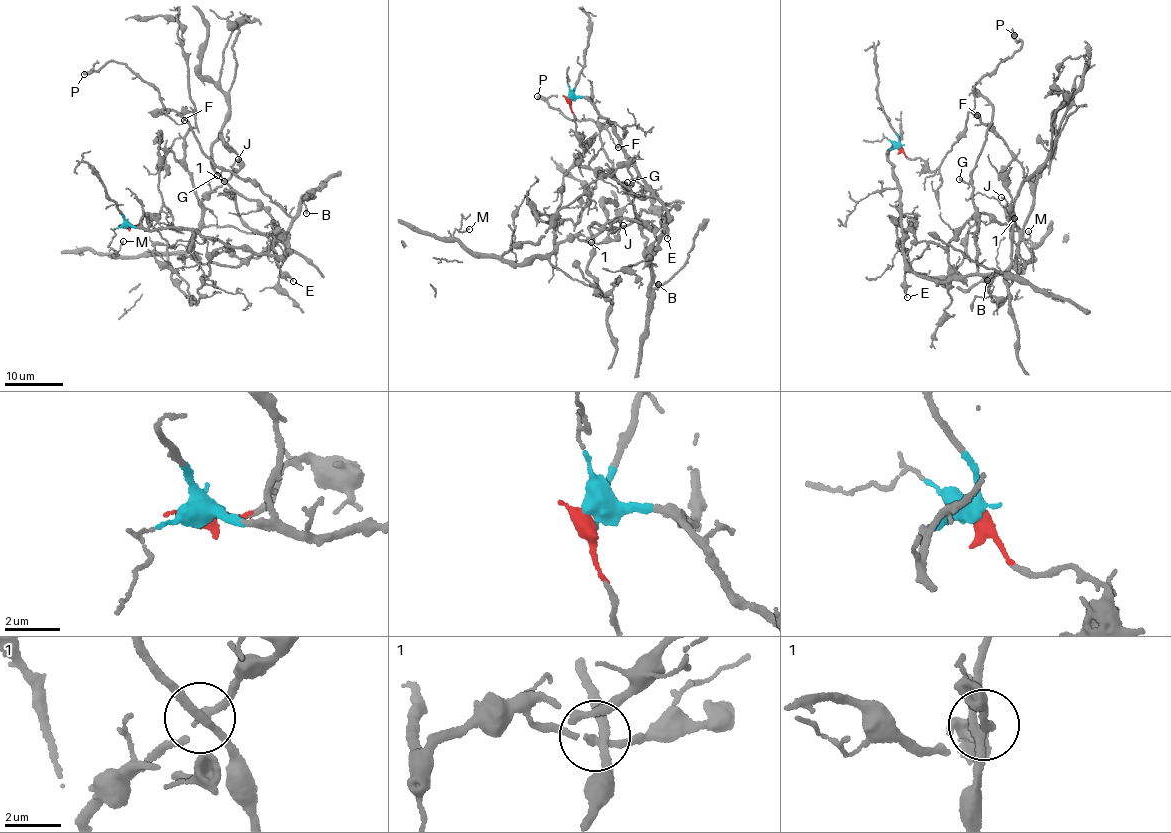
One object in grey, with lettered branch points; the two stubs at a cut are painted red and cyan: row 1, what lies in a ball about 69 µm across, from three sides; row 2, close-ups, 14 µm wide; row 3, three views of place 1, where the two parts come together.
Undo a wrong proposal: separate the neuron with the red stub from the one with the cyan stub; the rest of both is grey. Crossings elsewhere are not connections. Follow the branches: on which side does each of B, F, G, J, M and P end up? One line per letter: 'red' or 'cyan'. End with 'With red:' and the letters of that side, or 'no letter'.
B: cyan
F: cyan
G: cyan
J: red
M: red
P: cyan
With red: J, M

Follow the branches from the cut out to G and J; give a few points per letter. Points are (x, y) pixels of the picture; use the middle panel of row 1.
G: (569, 98), (590, 100), (615, 127), (624, 152), (663, 202), (665, 224), (652, 267), (625, 192), (627, 182)
J: (569, 98), (580, 145), (596, 133), (564, 175), (552, 242), (556, 245), (575, 238), (597, 243), (623, 224)

